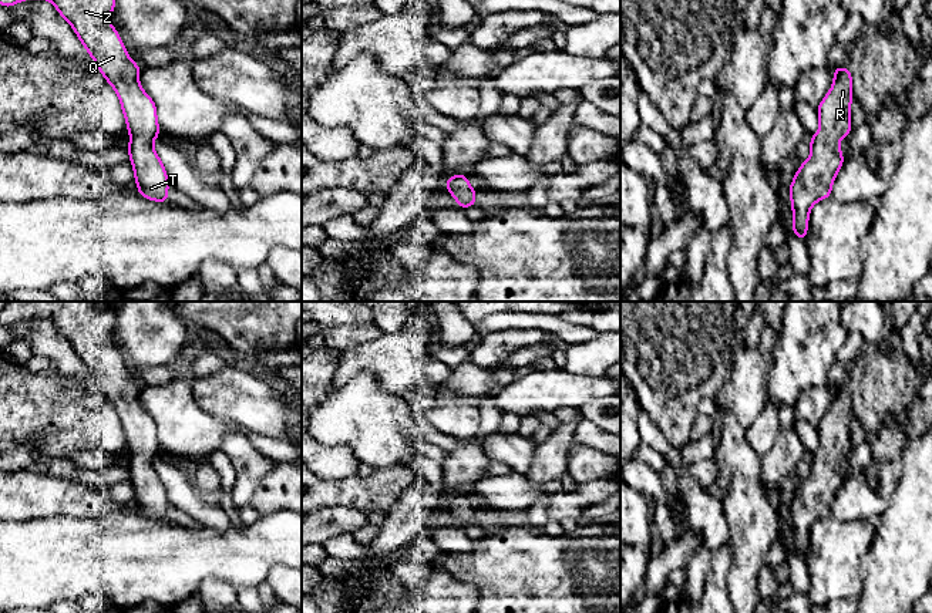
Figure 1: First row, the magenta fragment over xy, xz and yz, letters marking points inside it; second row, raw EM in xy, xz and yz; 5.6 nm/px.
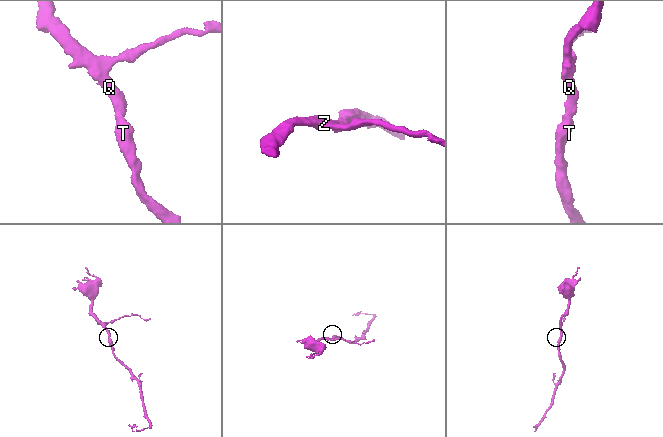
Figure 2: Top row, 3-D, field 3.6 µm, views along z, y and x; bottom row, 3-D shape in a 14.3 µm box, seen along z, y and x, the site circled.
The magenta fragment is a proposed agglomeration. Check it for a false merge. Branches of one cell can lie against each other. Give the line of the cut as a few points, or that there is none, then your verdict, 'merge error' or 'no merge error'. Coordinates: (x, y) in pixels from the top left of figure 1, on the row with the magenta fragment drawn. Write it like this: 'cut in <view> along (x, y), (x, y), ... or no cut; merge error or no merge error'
no cut; no merge error

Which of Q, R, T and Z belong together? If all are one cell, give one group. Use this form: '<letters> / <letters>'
Q R T Z

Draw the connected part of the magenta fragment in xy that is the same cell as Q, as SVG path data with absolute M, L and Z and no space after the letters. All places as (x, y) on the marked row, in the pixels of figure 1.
M48 0L74 28L98 70L115 90L131 135L128 152L138 193L168 202L166 171L152 141L159 137L157 105L139 85L138 67L110 21L115 0Z

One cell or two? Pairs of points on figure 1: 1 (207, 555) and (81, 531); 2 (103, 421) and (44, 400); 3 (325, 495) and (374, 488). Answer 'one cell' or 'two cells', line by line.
1: one cell
2: one cell
3: one cell

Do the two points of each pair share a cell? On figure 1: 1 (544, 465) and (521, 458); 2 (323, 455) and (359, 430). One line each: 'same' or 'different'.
1: different
2: different

